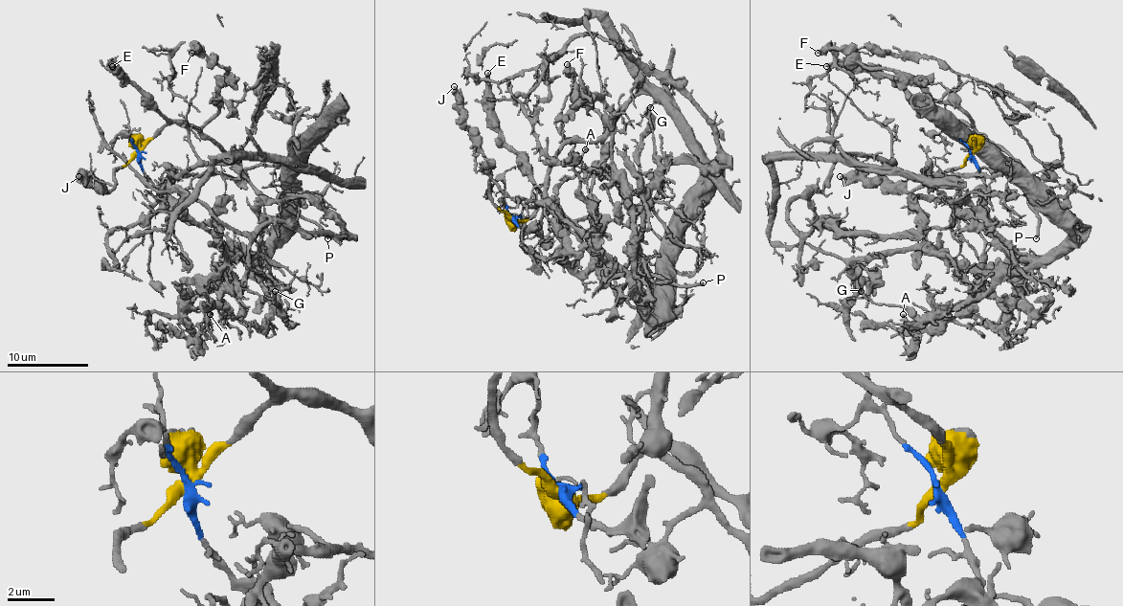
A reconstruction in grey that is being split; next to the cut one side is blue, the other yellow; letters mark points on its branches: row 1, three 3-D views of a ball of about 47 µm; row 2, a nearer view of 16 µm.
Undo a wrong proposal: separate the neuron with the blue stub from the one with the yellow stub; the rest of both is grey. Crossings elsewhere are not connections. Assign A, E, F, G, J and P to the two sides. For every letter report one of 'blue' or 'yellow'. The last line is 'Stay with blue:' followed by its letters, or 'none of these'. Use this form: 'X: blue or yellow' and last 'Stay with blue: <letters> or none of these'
A: blue
E: yellow
F: yellow
G: blue
J: yellow
P: yellow
Stay with blue: A, G

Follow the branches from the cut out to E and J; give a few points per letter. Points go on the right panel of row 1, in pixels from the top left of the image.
E: (971, 153), (974, 140), (955, 123), (887, 77), (874, 77), (867, 70), (849, 70), (845, 66), (825, 66)
J: (971, 153), (955, 169), (943, 171), (909, 192), (900, 184), (888, 184), (882, 178), (840, 176)

